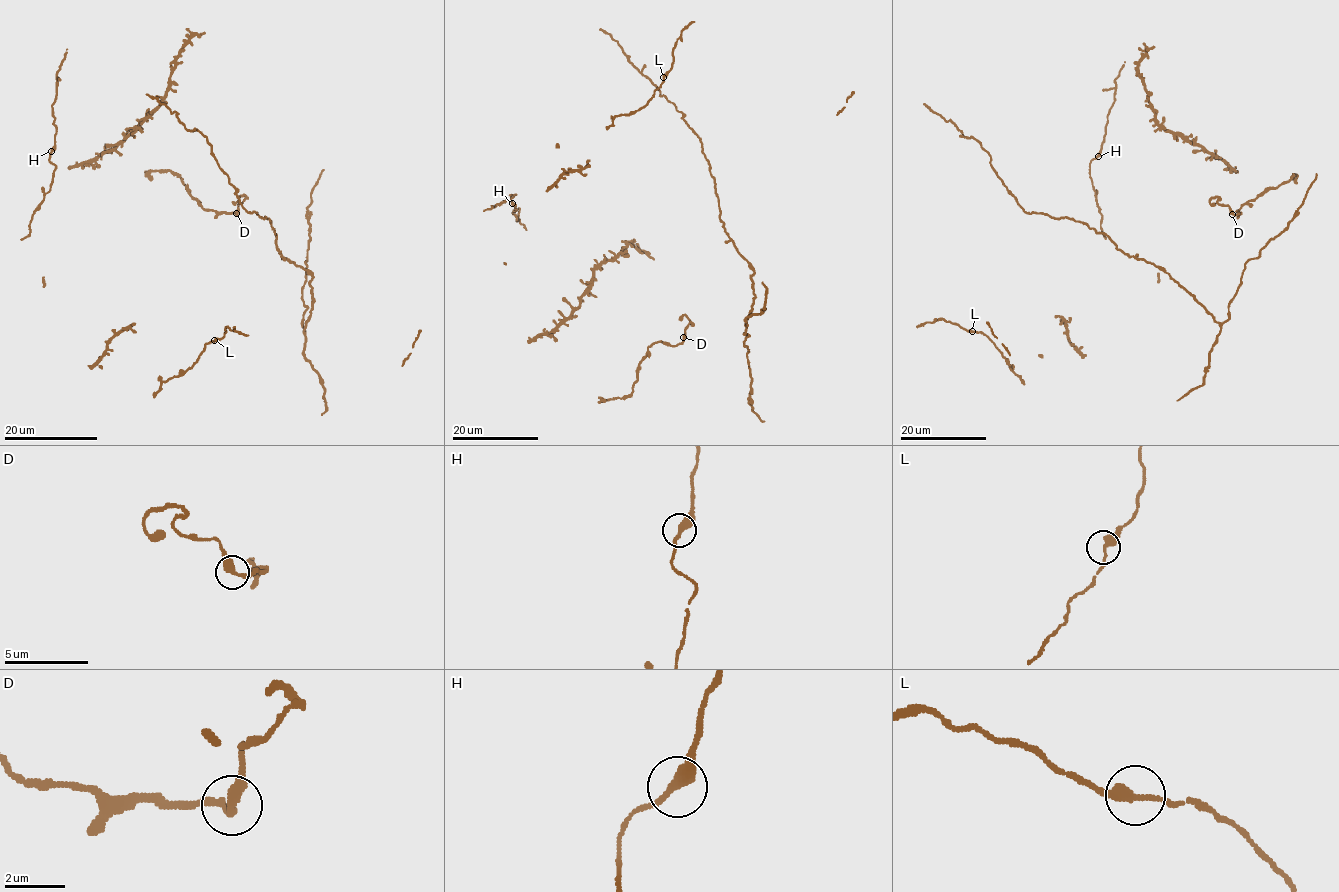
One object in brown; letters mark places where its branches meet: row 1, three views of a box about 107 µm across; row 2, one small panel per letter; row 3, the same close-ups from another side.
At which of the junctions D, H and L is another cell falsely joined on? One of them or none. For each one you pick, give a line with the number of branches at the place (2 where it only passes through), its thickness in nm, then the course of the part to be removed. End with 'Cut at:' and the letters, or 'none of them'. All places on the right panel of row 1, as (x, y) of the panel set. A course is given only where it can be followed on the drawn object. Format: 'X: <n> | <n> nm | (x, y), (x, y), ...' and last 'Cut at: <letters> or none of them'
Cut at: none of them

